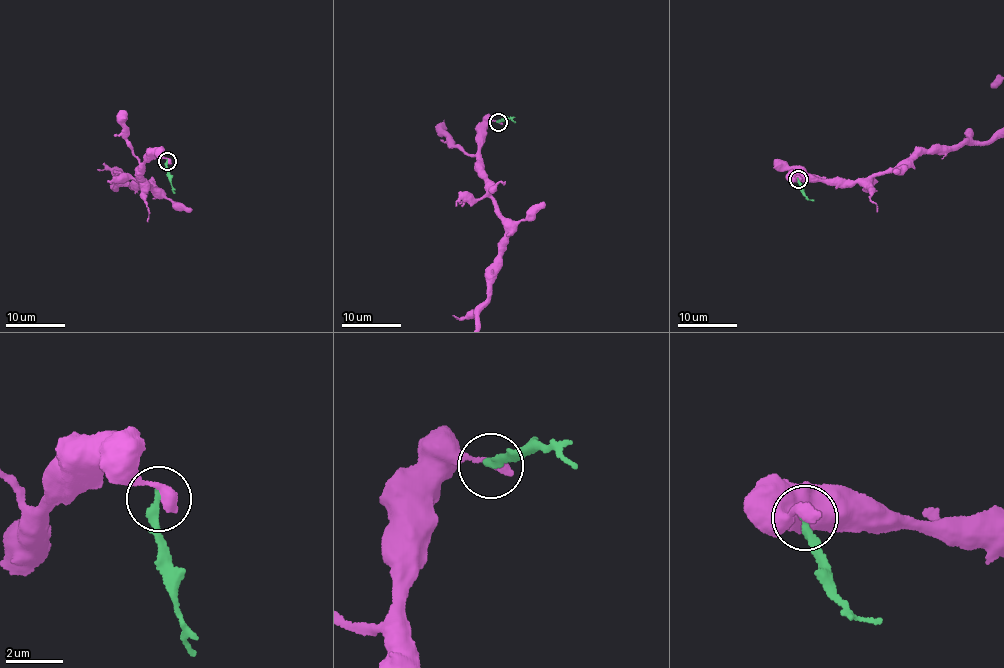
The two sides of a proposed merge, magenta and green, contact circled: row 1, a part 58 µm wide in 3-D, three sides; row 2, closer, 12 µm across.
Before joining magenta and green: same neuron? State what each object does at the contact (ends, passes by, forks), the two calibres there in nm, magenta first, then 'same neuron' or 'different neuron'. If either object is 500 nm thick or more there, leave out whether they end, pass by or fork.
magenta ends there; green ends there; 440 nm thick on the magenta side, 280 nm on the other; different neuron

